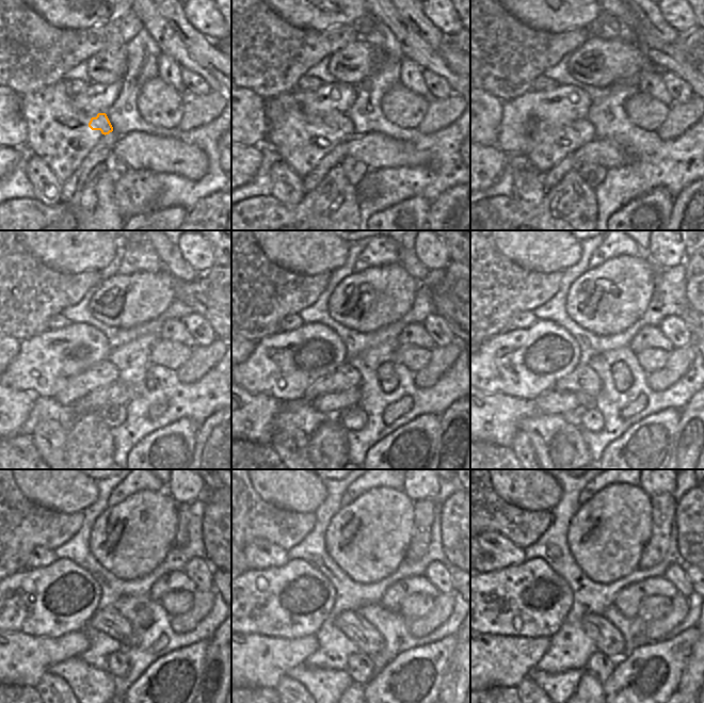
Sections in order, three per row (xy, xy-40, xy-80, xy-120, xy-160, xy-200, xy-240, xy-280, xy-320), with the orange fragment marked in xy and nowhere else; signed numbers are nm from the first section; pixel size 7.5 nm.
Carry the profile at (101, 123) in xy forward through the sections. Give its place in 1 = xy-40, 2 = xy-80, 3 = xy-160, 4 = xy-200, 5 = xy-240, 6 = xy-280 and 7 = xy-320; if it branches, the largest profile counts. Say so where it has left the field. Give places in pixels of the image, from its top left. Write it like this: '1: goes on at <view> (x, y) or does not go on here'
1: goes on at xy-40 (338, 121)
2: goes on at xy-80 (584, 127)
3: goes on at xy-160 (351, 379)
4: goes on at xy-200 (591, 381)
5: goes on at xy-240 (115, 625)
6: goes on at xy-280 (369, 641)
7: goes on at xy-320 (609, 641)

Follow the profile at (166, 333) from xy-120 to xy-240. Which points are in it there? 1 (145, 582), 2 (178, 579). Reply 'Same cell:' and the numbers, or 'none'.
Same cell: 2

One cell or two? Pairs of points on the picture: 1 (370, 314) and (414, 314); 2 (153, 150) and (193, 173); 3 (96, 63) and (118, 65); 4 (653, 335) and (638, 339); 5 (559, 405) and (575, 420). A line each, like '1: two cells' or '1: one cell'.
1: two cells
2: one cell
3: one cell
4: one cell
5: two cells

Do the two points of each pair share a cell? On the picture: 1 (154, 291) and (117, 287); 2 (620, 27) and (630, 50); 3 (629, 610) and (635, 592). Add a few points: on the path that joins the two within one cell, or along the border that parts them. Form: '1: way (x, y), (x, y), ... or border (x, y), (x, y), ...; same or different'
1: way (145, 291), (131, 291), (126, 288); same
2: border (603, 37), (606, 40), (620, 38), (634, 43); different
3: way (629, 606), (629, 598), (632, 596); same

